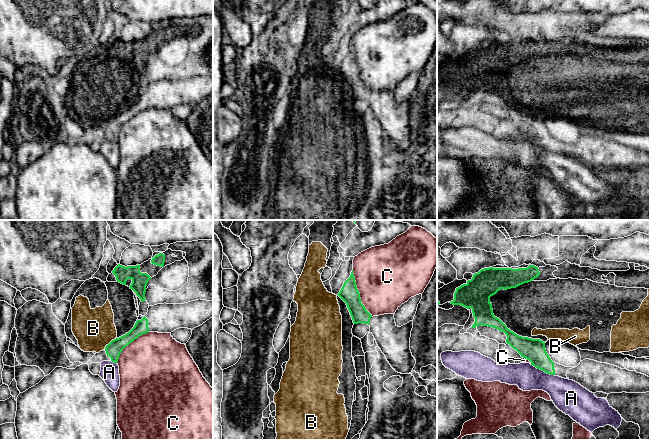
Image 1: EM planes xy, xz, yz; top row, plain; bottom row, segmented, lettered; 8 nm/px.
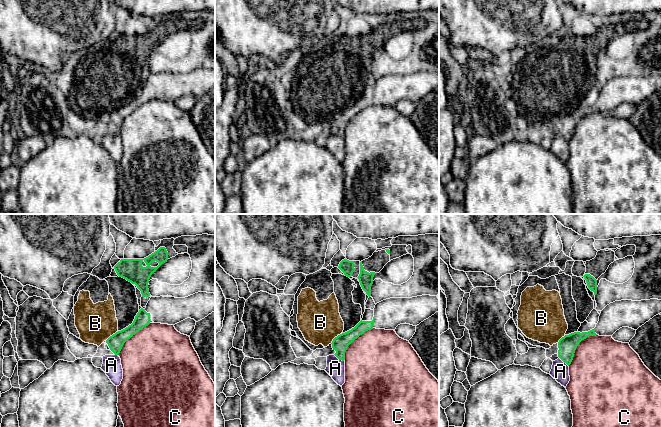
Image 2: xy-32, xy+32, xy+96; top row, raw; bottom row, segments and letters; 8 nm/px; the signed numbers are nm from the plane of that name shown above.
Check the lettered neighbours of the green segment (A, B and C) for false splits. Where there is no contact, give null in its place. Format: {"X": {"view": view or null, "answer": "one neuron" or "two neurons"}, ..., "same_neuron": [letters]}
{"A": {"view": "yz", "answer": "two neurons"}, "B": {"view": "xy", "answer": "one neuron"}, "C": {"view": "xz", "answer": "two neurons"}, "same_neuron": ["B"]}

